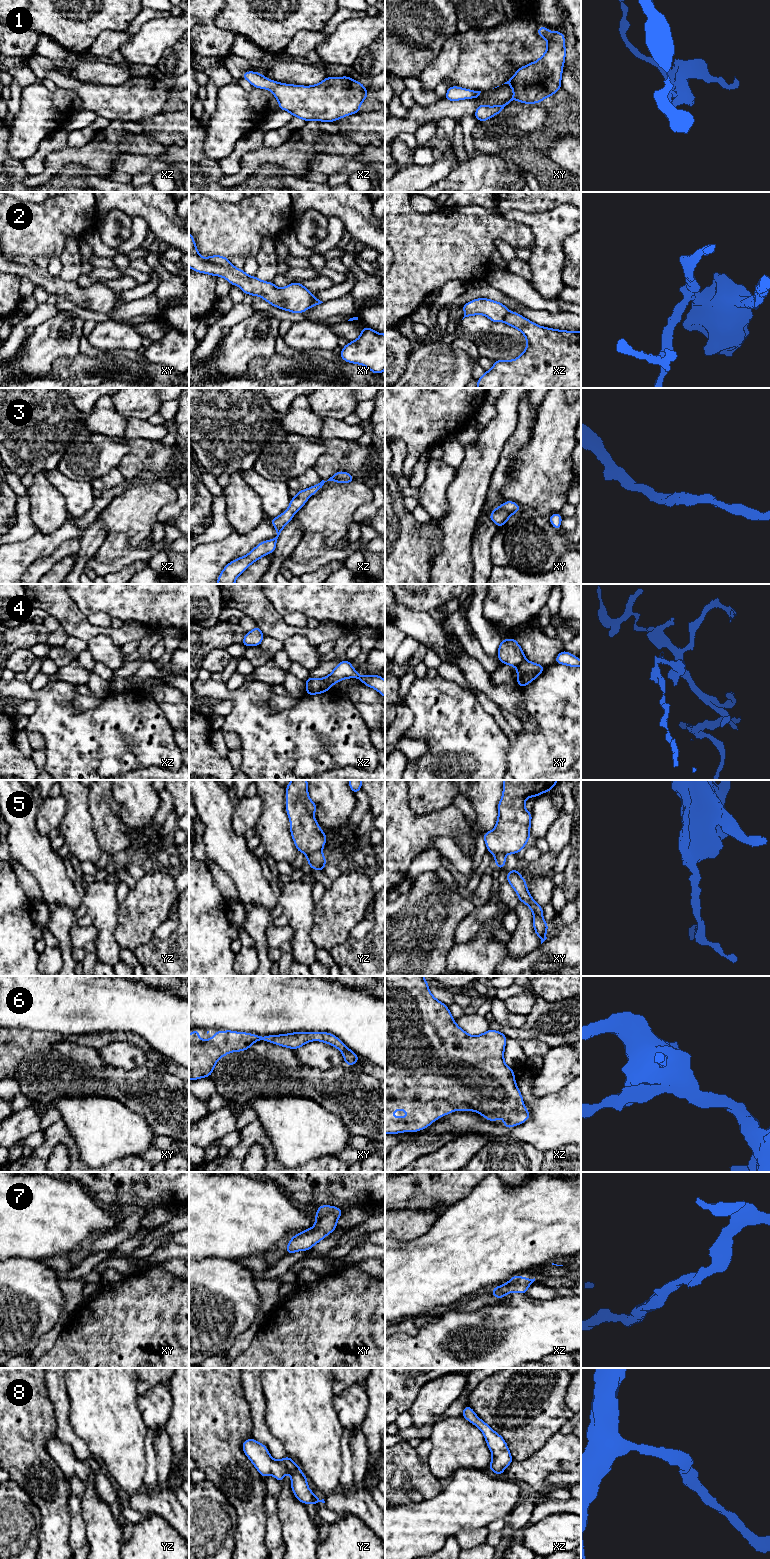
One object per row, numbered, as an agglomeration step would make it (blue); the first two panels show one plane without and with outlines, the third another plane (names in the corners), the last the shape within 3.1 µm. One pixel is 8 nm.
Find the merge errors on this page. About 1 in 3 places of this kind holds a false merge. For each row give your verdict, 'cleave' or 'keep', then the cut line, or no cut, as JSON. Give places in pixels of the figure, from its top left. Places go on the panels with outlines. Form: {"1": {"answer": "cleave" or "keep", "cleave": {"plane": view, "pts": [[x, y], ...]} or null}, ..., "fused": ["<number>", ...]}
{"1": {"answer": "keep", "cleave": null}, "2": {"answer": "cleave", "cleave": {"plane": "xy", "pts": [[313, 297], [309, 306]]}}, "3": {"answer": "keep", "cleave": null}, "4": {"answer": "cleave", "cleave": {"plane": "xz", "pts": [[323, 678], [331, 686]]}}, "5": {"answer": "cleave", "cleave": {"plane": "yz", "pts": [[321, 850], [317, 850], [307, 857]]}}, "6": {"answer": "keep", "cleave": null}, "7": {"answer": "keep", "cleave": null}, "8": {"answer": "keep", "cleave": null}, "fused": ["2", "4", "5"]}

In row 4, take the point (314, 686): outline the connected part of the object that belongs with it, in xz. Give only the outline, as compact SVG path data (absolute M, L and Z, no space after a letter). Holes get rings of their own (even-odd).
M307 678L306 683L306 692L307 695L312 696L315 694L325 693L331 689L324 678Z

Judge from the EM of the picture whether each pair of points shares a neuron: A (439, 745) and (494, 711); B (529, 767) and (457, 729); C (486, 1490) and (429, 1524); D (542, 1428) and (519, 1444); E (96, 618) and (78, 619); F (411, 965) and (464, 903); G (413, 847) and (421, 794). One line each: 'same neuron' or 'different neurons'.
A: different neurons
B: different neurons
C: same neuron
D: same neuron
E: different neurons
F: same neuron
G: different neurons

